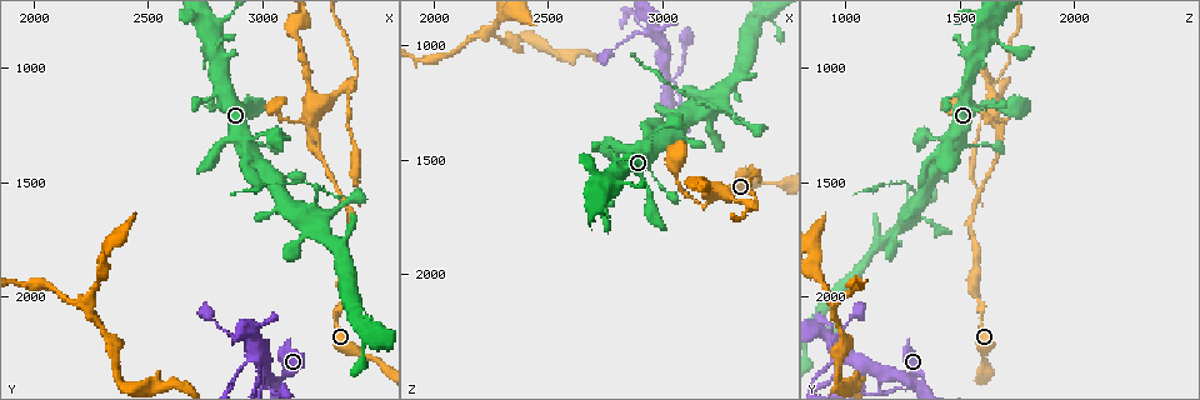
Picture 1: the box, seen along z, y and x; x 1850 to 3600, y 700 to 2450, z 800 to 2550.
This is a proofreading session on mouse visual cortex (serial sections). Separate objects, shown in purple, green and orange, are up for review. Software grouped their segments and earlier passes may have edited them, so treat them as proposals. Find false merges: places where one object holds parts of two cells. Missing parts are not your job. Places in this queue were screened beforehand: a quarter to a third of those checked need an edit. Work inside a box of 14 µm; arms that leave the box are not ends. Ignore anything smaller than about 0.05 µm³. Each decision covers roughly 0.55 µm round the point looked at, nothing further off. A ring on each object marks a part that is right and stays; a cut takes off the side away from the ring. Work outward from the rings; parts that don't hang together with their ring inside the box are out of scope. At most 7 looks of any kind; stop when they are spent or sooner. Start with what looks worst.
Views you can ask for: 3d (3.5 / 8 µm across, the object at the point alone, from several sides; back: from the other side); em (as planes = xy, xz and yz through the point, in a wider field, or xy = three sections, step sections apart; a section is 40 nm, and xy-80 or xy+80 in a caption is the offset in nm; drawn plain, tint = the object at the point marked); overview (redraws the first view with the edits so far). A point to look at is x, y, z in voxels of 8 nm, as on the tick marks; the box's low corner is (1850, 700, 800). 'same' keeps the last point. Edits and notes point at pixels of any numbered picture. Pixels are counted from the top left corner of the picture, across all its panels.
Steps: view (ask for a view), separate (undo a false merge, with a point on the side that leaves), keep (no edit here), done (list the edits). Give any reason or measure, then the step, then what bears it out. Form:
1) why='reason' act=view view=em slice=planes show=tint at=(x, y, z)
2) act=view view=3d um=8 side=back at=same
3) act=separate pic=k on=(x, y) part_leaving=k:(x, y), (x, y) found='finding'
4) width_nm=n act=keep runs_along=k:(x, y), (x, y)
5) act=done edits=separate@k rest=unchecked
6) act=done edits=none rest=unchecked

why='arms part here' act=view view=3d um=8 at=(3220, 1260, 1650)

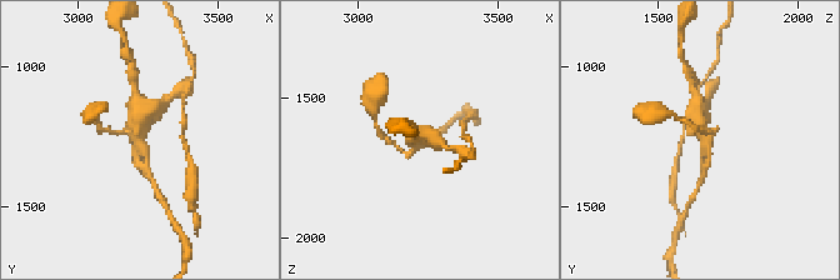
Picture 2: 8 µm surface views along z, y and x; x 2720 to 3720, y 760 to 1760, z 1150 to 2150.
arms=3 arm_widths_nm=150,200,450 why='need the tissue' act=view view=em slice=xy step=2 show=tint at=(3230, 1260, 1660)

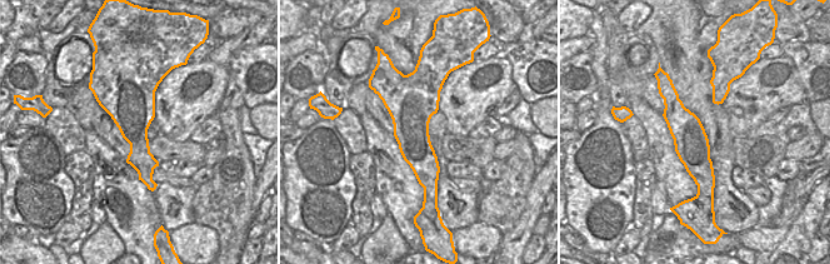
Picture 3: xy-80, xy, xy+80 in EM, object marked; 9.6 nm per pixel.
act=keep runs_along=3:(671, 89), (703, 188) found='one cell here'

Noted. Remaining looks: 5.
act=view view=3d um=3.5 at=(3020, 2340, 1170)

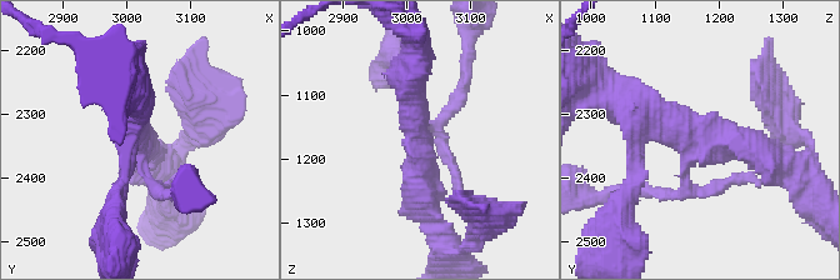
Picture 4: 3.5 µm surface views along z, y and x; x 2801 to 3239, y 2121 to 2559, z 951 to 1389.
arms=3 arm_widths_nm=150,400,400 act=view view=em slice=xy step=5 show=tint at=(3020, 2335, 1180)

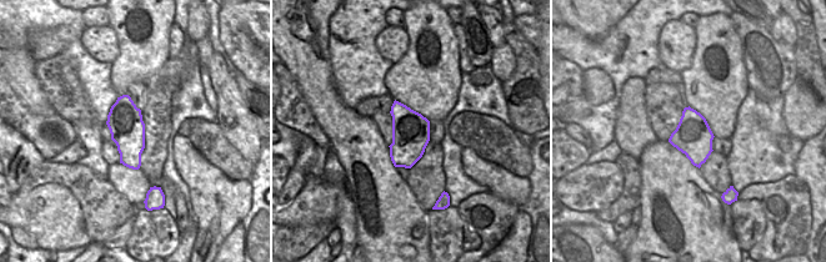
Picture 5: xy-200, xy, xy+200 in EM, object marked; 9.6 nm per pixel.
width_nm=360 act=keep runs_along=4:(778, 163), (753, 144), (630, 109) found='continuous, no second cell'

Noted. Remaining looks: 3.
why='two arms at a narrow angle' act=view view=3d um=3.5 side=back at=(2960, 2200, 940)

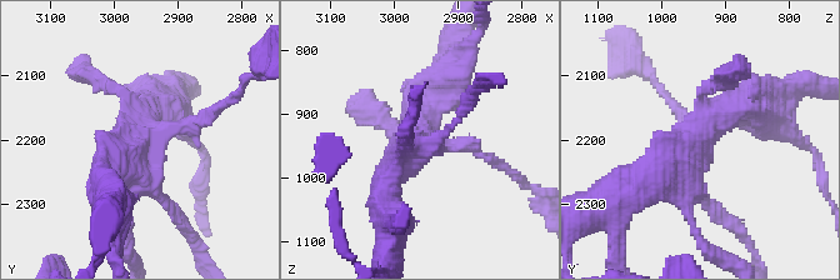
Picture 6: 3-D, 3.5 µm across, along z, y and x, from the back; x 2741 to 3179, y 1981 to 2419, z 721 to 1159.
act=view view=em slice=xy step=2 show=tint at=(2965, 2205, 950)

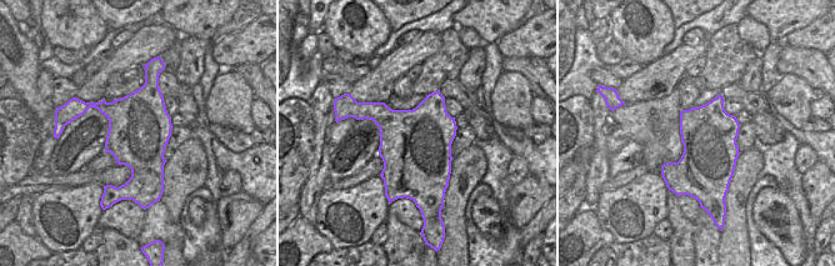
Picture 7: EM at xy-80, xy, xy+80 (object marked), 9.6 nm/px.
act=keep runs_along=6:(640, 188), (730, 106), (755, 103) found='continuous, no second cell'

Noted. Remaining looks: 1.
act=done edits=none rest=unchecked

